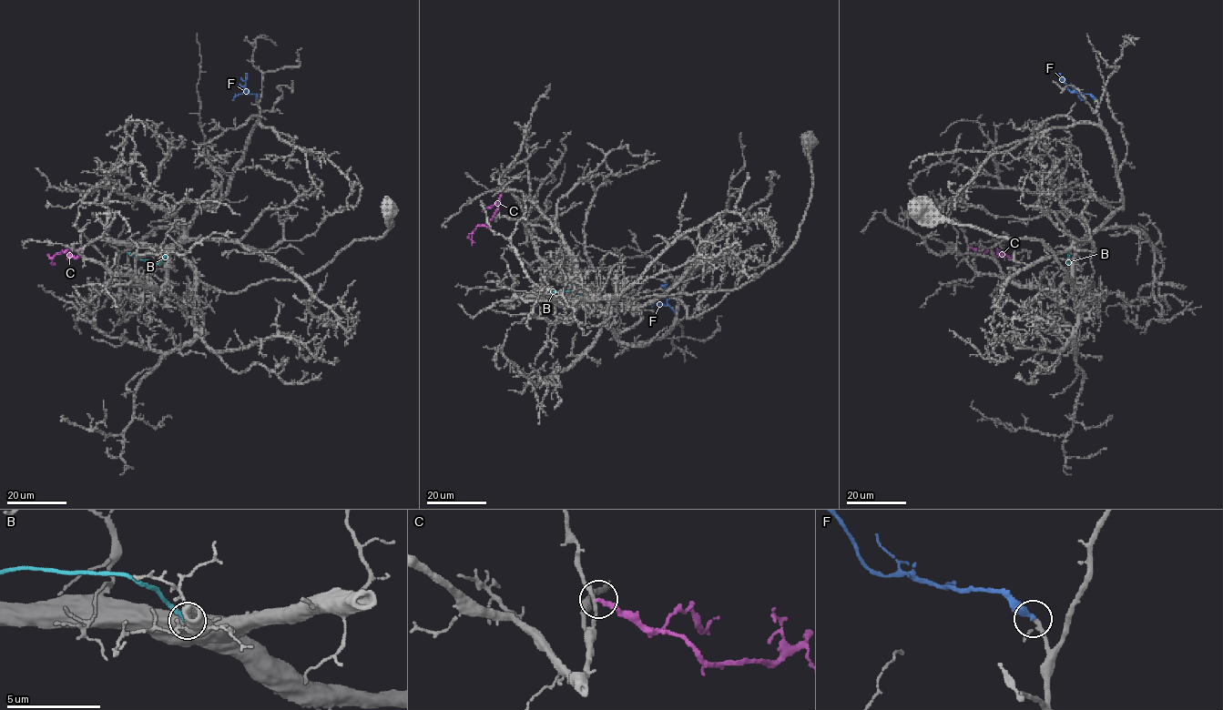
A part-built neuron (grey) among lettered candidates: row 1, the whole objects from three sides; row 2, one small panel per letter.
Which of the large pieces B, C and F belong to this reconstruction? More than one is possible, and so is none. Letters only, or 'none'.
F

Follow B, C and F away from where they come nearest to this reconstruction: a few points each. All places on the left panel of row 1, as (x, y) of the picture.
B: (167, 255), (158, 263), (140, 259), (127, 252)
C: (82, 247), (76, 257), (56, 253), (52, 265)
F: (256, 99), (255, 95), (244, 91), (246, 73)

